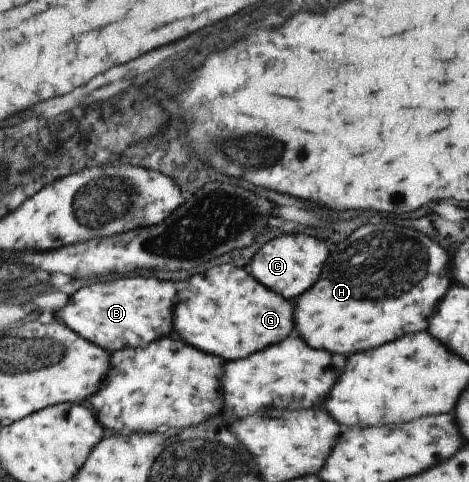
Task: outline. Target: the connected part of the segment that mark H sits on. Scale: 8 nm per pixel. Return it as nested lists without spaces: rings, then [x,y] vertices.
[[[367,224],[355,230],[347,240],[331,244],[329,250],[331,256],[323,266],[321,280],[295,300],[295,330],[311,348],[351,356],[355,352],[371,350],[397,340],[403,336],[403,330],[405,334],[427,330],[429,316],[435,312],[437,304],[451,286],[447,270],[452,260],[449,260],[447,252],[437,242],[431,244],[431,238],[421,232],[417,238],[417,232],[411,228],[395,224]]]

